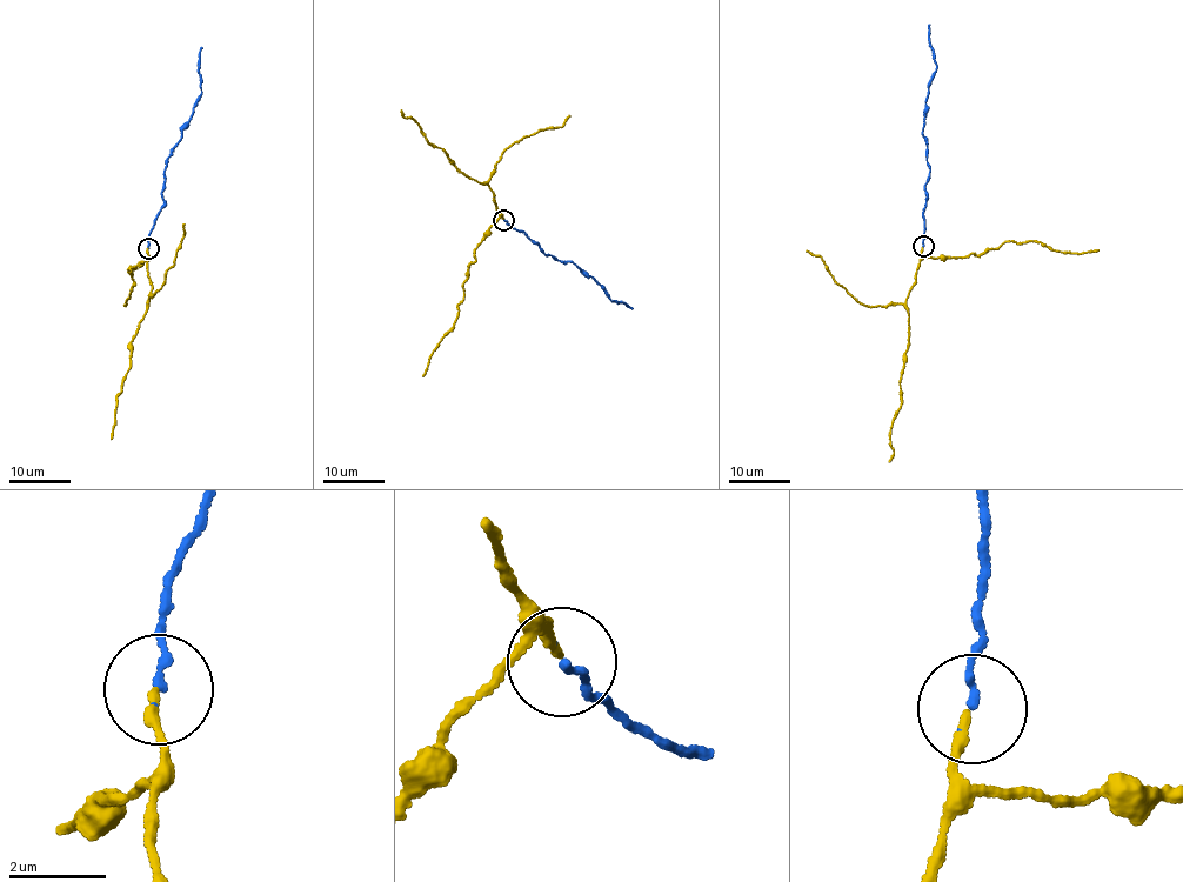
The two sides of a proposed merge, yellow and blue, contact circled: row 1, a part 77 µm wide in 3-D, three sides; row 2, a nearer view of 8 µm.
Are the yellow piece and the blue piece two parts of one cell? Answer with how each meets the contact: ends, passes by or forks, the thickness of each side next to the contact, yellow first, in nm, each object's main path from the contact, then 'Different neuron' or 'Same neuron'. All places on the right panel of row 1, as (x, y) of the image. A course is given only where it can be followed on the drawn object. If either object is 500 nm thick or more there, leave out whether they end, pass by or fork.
At the ring yellow ends. At the ring blue ends. Thickness 200 nm (yellow) against 150 nm. Course of yellow: (922, 247), (916, 284), (907, 300), (901, 408), (890, 431), (893, 454), (889, 462). Course of blue: (923, 247), (924, 184), (930, 172), (922, 131), (928, 86), (936, 68), (929, 24). Same neuron

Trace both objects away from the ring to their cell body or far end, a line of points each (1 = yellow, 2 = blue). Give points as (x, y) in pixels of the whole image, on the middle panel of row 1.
1: (503, 219), (488, 186), (456, 167), (442, 151), (426, 140), (416, 122), (403, 117), (401, 109)
2: (503, 220), (539, 245), (543, 254), (573, 262), (601, 285), (610, 299), (633, 308)

